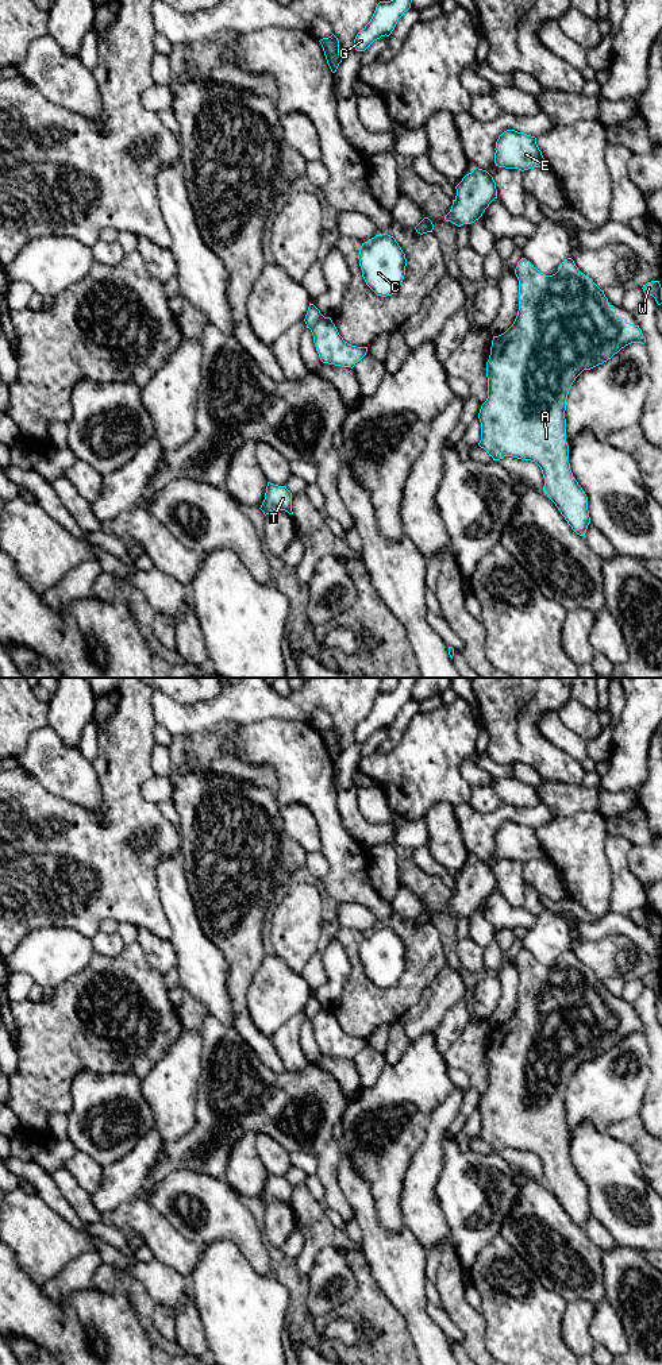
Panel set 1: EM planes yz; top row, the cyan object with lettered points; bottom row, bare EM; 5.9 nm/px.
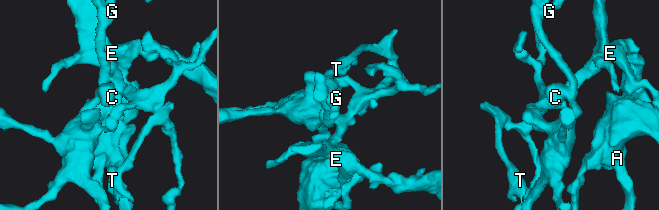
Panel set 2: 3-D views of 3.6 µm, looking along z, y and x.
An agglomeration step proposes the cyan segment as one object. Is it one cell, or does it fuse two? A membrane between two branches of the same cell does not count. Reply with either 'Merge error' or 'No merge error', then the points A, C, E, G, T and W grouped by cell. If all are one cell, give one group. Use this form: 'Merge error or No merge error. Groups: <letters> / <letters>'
Merge error. Groups: A E T W / C G

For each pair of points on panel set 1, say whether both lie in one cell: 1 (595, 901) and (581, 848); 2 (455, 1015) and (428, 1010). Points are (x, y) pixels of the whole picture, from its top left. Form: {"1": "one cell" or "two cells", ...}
{"1": "one cell", "2": "two cells"}

